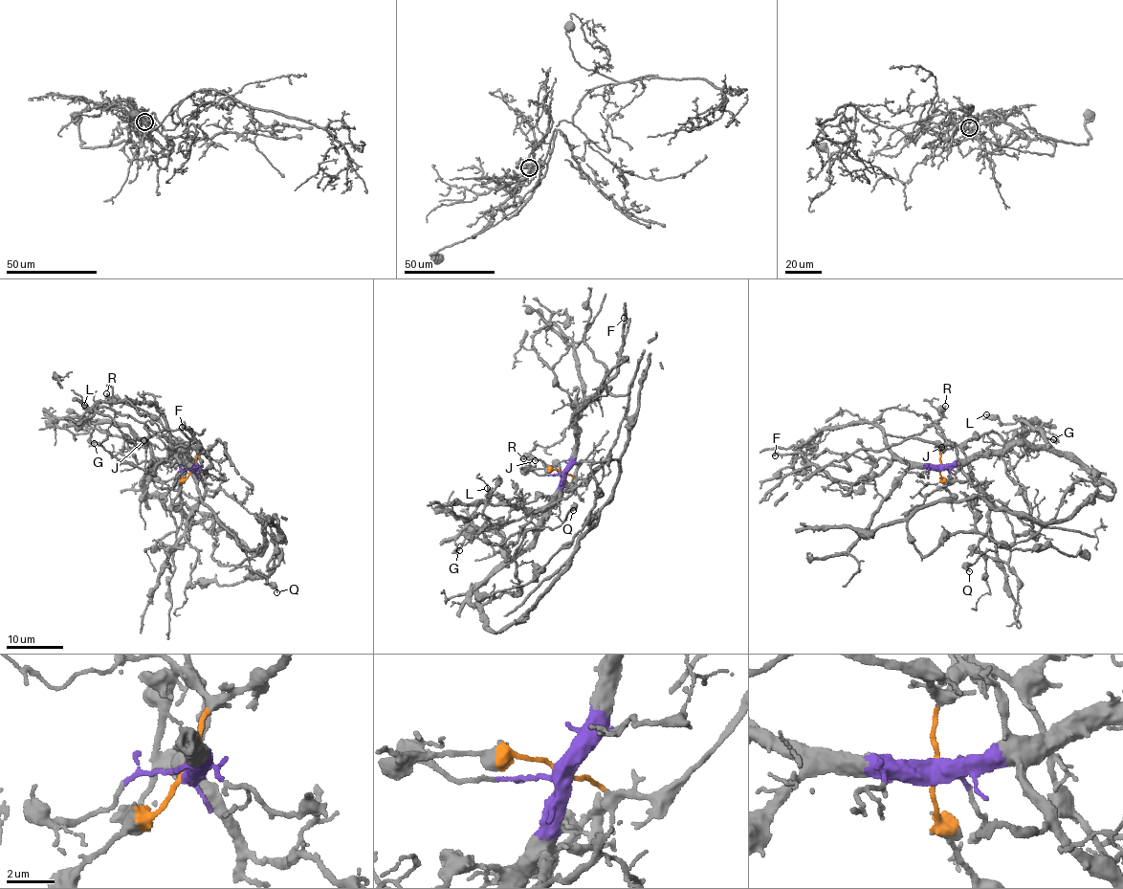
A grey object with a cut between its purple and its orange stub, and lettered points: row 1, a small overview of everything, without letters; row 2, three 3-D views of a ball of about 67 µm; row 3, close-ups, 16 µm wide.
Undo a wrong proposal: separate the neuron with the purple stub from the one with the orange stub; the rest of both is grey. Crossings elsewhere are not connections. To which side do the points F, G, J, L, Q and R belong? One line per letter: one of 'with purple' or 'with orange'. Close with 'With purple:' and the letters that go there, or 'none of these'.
F: with purple
G: with purple
J: with orange
L: with purple
Q: with purple
R: with orange
With purple: F, G, L, Q

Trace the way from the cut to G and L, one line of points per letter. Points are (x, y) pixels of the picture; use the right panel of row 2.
G: (940, 468), (962, 466), (1016, 443), (1047, 443), (1039, 431), (1023, 420), (1057, 440), (1052, 439)
L: (940, 468), (962, 466), (1016, 443), (1046, 444), (1023, 420), (1028, 424), (1002, 424), (985, 414)

